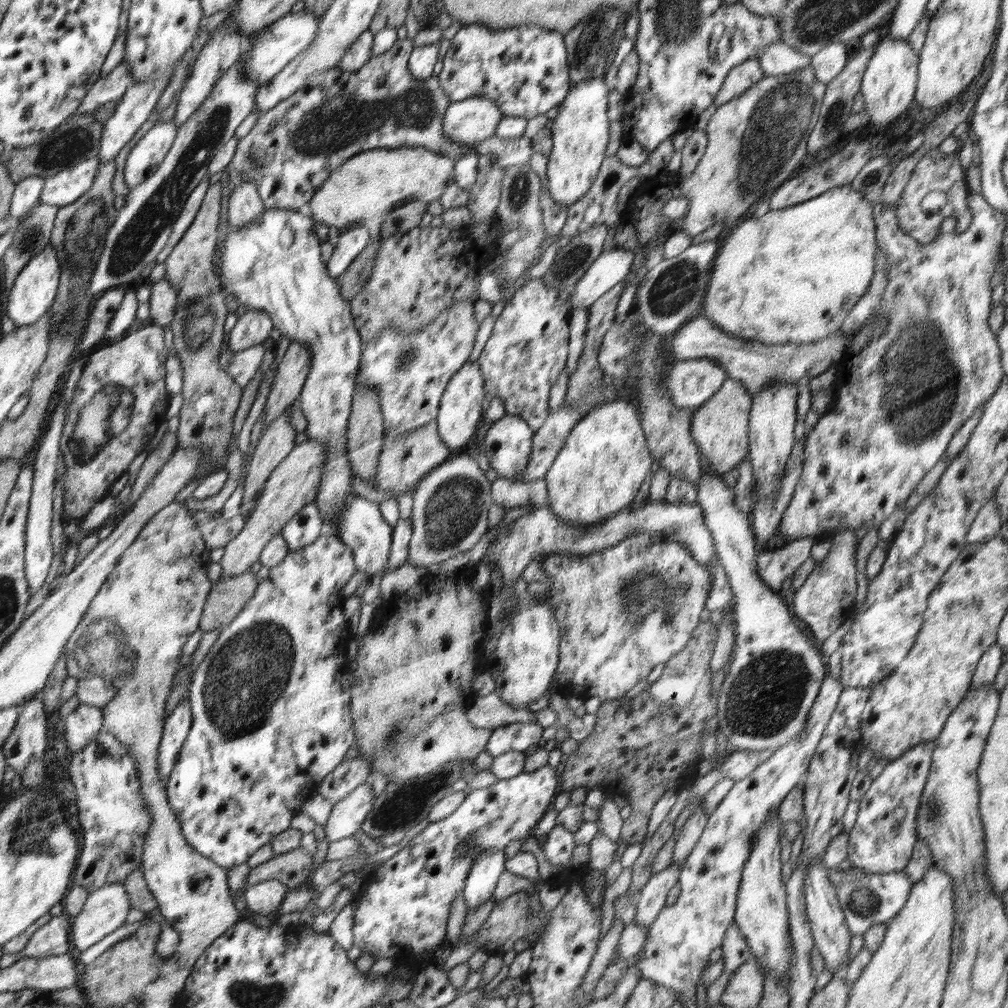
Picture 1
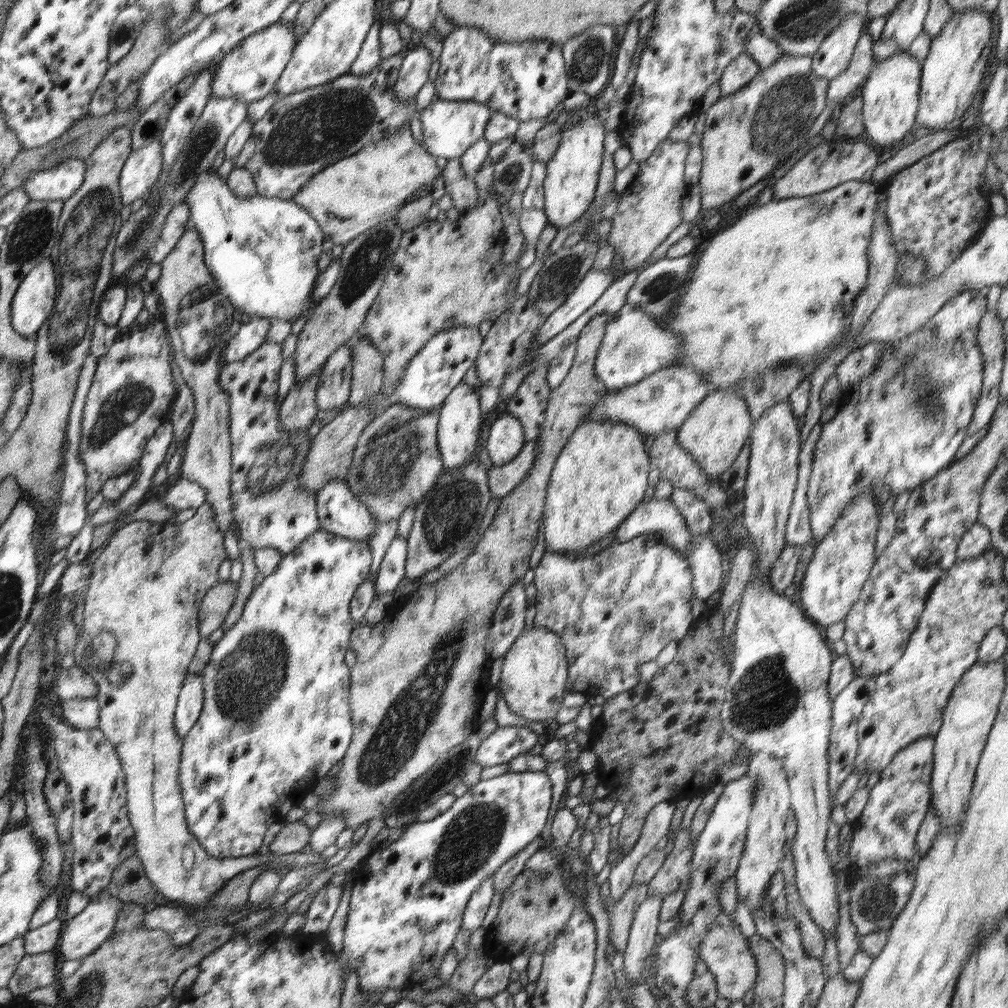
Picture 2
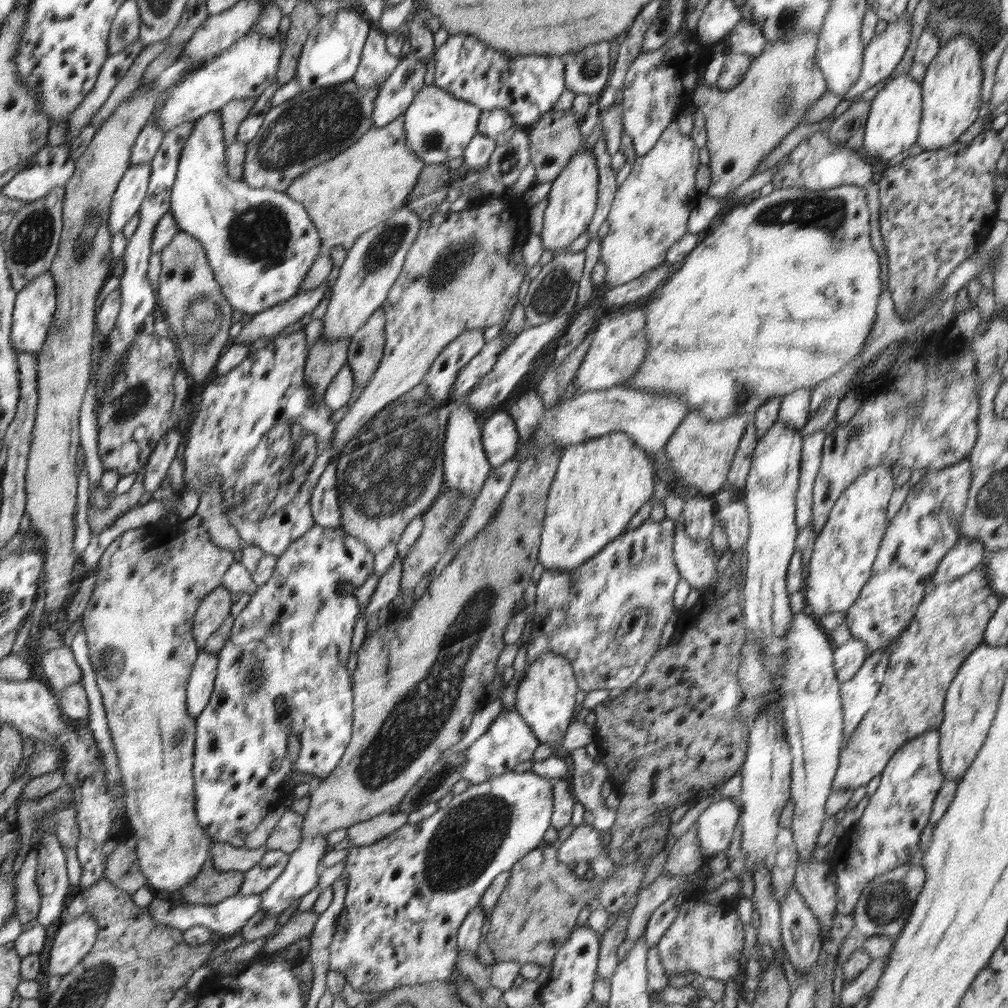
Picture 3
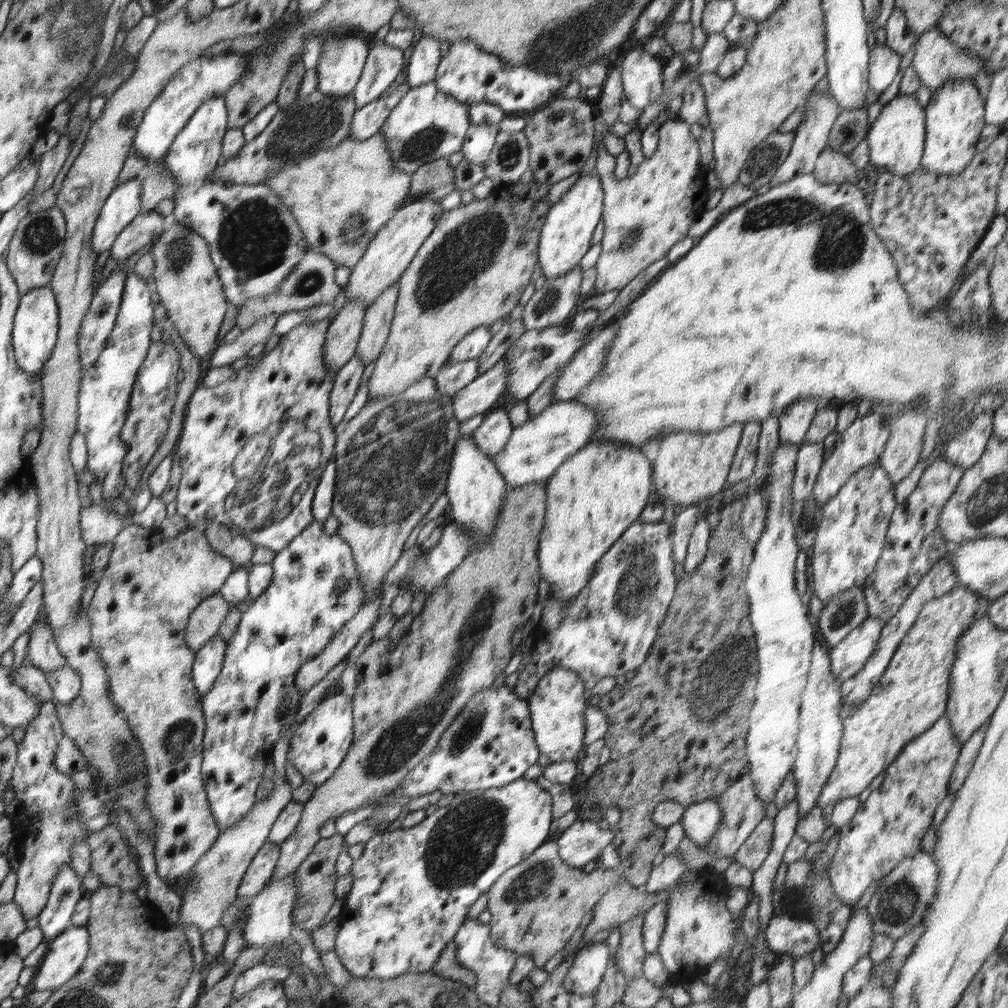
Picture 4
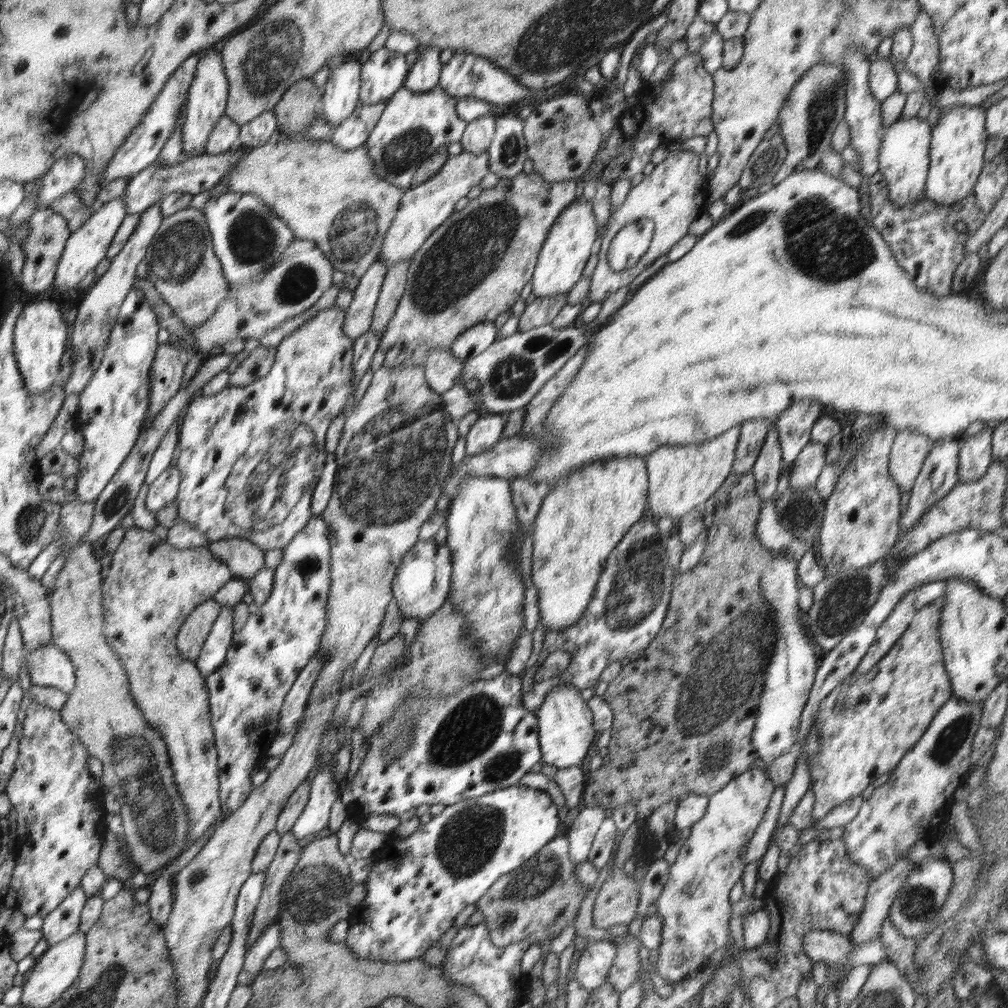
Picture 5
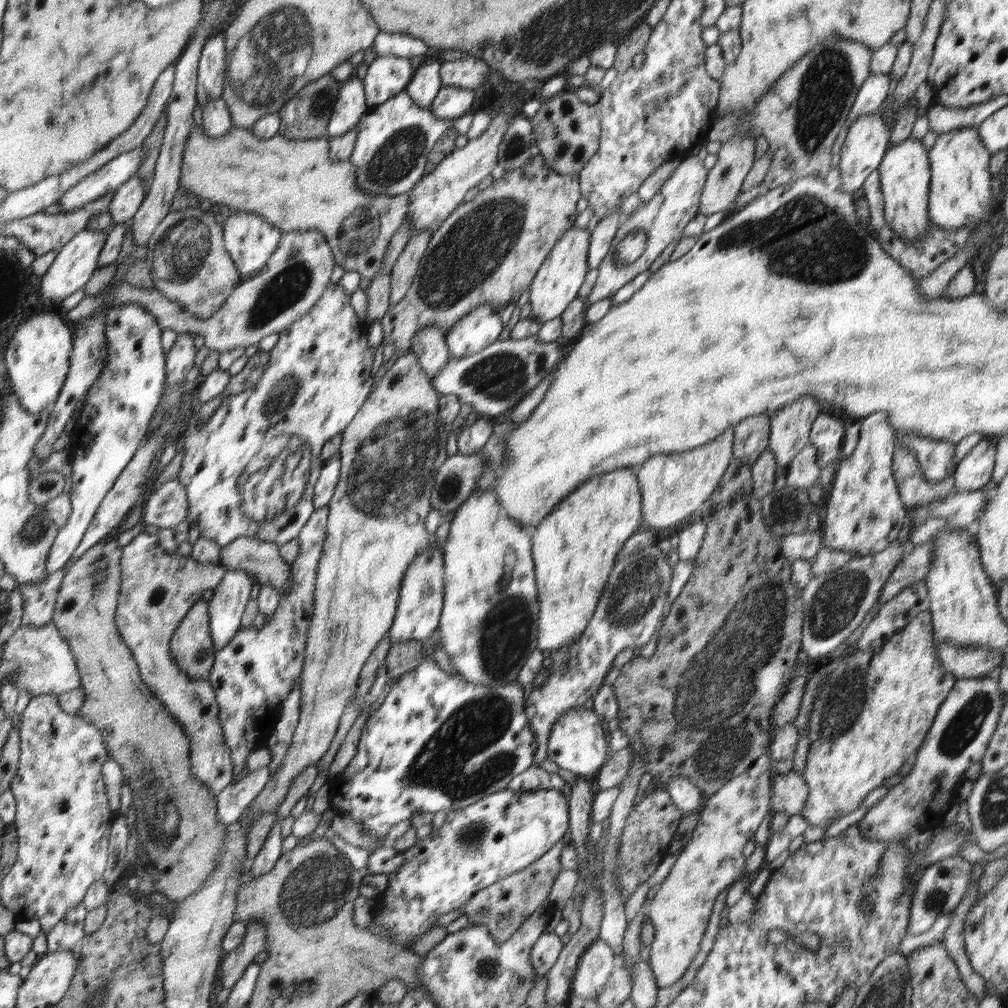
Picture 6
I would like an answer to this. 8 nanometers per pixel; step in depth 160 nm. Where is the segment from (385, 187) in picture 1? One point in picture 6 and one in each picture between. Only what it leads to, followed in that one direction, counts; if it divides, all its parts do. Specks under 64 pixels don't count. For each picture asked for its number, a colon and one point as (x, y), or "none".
2: (351, 196)
3: (346, 196)
4: (340, 197)
5: (332, 196)
6: (295, 185)

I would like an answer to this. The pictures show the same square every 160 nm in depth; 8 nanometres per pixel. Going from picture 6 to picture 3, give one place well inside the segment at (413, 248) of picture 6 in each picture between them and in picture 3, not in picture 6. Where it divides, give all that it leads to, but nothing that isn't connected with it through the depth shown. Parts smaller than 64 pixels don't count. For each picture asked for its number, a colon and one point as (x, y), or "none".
3: (365, 352)
4: (377, 320)
5: (393, 289)

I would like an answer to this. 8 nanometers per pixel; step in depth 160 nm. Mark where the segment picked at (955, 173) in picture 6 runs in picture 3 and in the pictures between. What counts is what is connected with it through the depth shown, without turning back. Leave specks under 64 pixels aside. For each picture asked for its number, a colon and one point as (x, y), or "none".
3: (951, 92)
4: (954, 117)
5: (958, 141)

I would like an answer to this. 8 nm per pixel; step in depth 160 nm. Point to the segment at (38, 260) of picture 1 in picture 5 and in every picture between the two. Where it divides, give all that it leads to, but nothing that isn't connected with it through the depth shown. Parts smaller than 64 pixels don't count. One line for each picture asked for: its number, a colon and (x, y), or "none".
2: (33, 302)
3: (36, 303)
4: (36, 321)
5: (40, 331)

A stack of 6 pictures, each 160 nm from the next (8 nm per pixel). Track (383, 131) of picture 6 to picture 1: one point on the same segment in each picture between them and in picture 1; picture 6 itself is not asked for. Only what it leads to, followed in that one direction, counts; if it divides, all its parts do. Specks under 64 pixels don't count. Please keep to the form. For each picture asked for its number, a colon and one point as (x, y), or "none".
1: (466, 122)
2: (450, 127)
3: (438, 126)
4: (426, 124)
5: (413, 126)

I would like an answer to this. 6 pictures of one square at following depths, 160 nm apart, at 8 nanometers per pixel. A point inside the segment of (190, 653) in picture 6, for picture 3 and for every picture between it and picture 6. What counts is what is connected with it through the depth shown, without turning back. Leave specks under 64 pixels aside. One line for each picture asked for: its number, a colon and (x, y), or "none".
3: (215, 608)
4: (213, 611)
5: (195, 633)

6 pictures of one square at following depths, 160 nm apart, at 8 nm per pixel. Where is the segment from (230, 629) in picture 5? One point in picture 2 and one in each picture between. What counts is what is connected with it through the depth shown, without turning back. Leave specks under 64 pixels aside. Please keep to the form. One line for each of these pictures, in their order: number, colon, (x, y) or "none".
2: (191, 698)
3: (202, 680)
4: (209, 660)

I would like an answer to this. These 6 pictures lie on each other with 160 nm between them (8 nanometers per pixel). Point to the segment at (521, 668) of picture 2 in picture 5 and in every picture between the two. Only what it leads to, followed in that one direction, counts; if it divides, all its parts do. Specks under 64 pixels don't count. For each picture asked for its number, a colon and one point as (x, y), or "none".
3: (546, 696)
4: (557, 708)
5: (566, 731)

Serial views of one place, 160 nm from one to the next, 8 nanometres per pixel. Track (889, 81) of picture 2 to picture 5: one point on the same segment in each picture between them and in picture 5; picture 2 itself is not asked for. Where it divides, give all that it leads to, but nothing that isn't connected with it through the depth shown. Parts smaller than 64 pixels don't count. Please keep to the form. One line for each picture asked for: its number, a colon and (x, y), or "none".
3: (892, 126)
4: (896, 139)
5: (904, 159)

